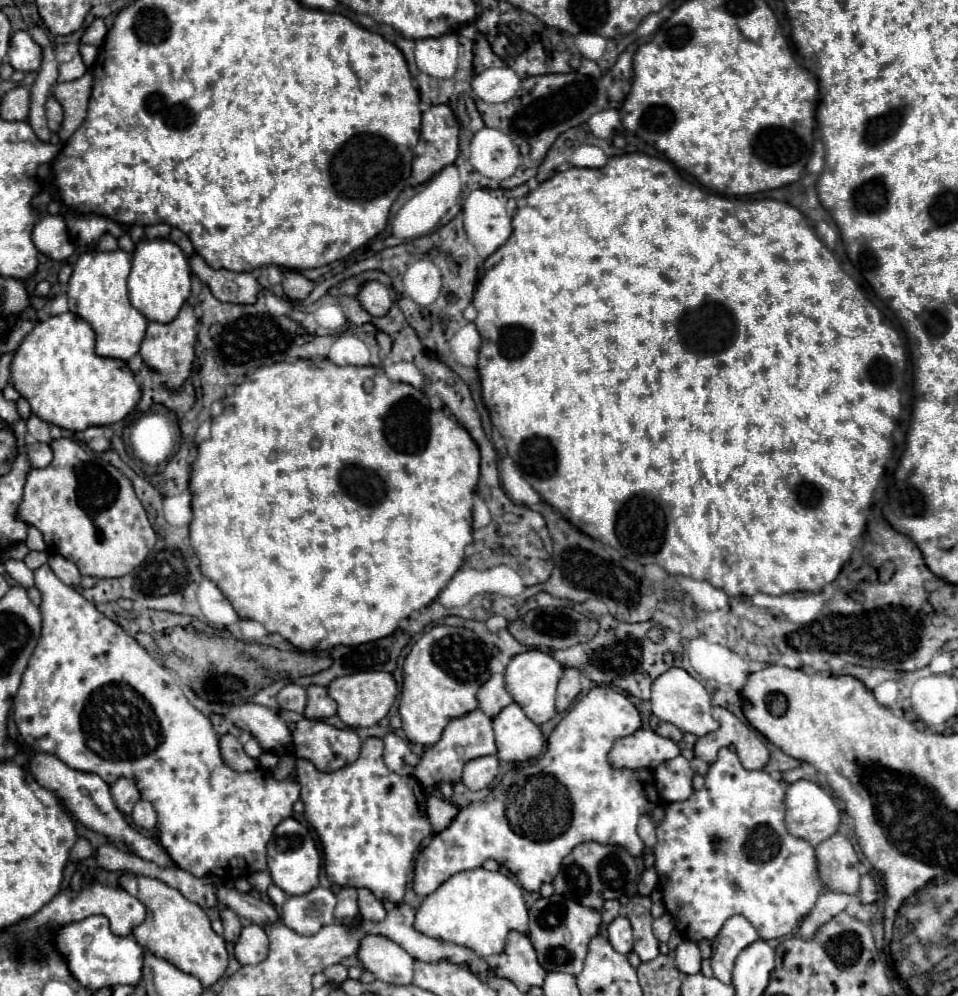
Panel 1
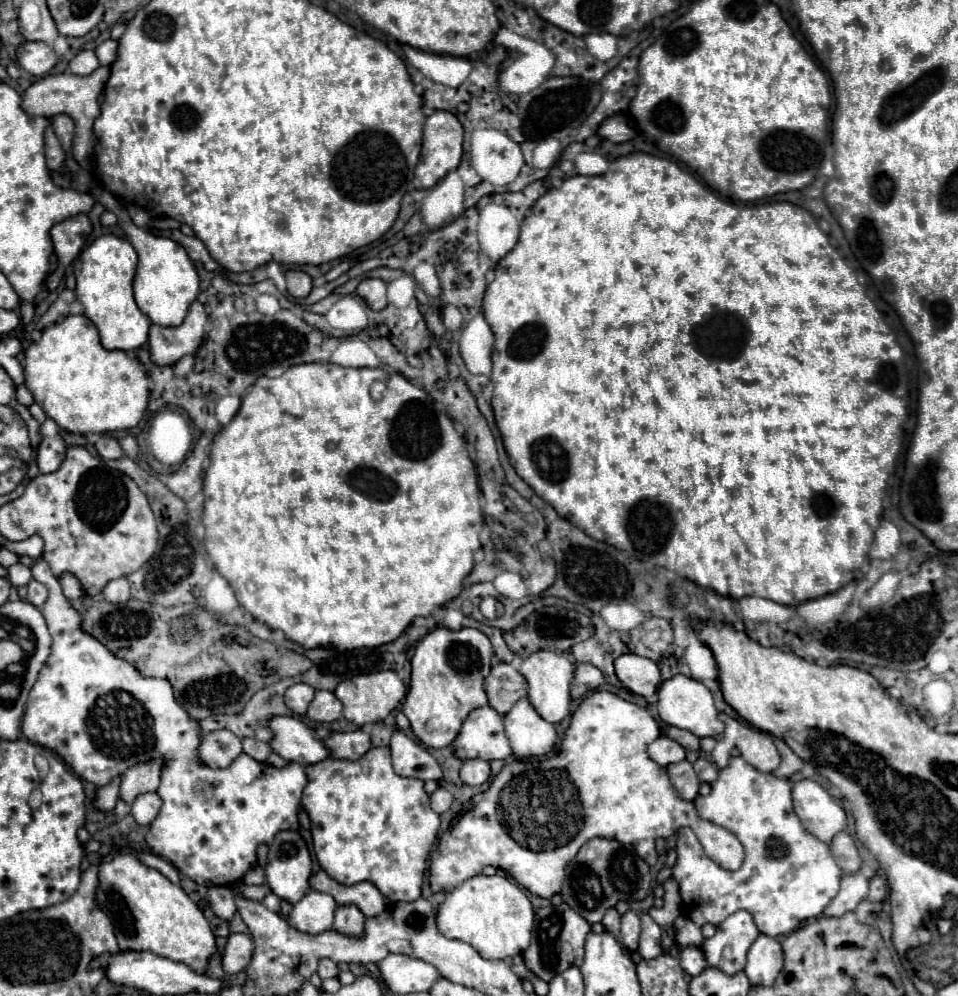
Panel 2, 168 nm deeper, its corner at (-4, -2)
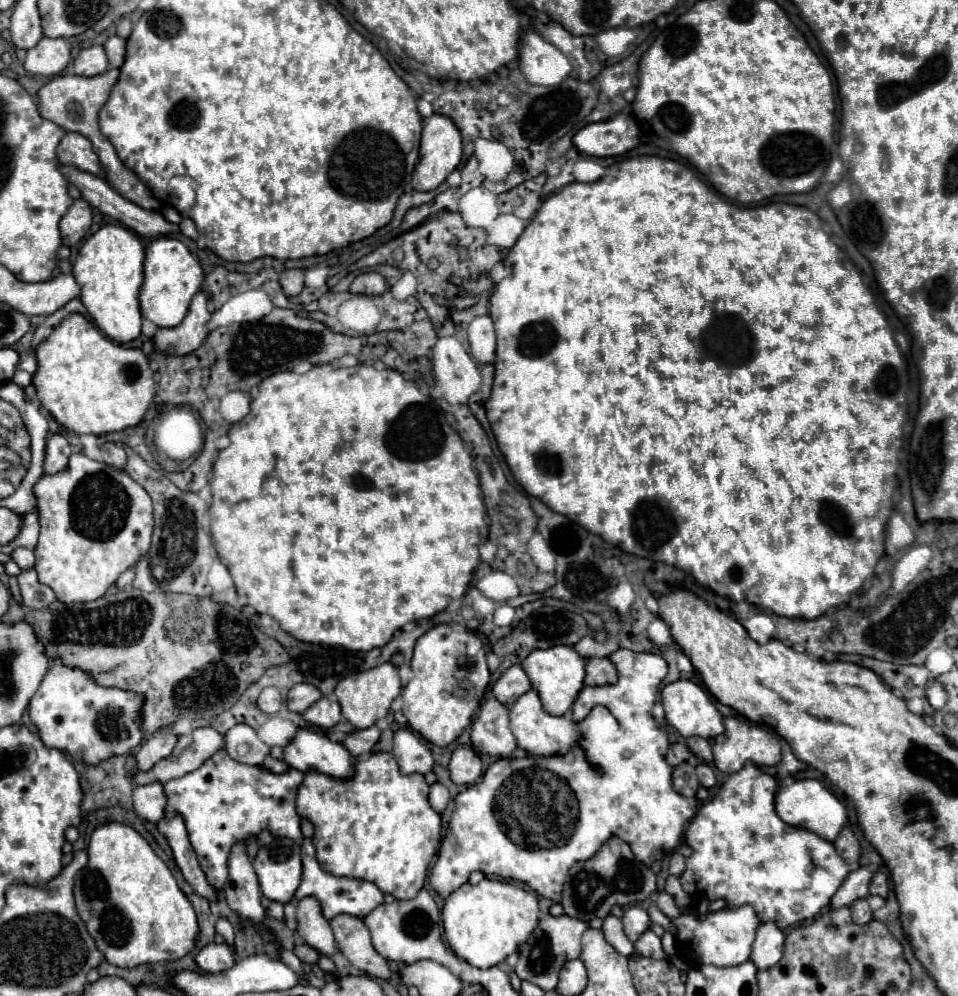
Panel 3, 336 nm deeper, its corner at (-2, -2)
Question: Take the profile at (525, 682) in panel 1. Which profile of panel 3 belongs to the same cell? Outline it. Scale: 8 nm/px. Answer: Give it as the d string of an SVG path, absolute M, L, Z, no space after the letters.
M557 645L549 649L535 649L529 653L529 657L523 661L523 671L529 675L533 689L537 691L543 709L549 715L561 717L571 709L575 697L583 689L583 677L585 677L585 659L577 655L573 647Z

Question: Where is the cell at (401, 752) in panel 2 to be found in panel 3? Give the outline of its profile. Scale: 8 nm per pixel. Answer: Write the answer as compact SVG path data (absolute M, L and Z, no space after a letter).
M407 729L395 731L393 737L393 755L399 763L401 773L429 773L435 765L431 751Z

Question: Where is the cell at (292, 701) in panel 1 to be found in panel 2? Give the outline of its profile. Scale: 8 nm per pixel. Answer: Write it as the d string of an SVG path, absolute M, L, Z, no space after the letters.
M299 683L299 685L293 685L287 689L285 693L285 703L287 707L297 713L297 715L303 715L309 707L309 703L313 701L315 697L315 689L311 685L305 685L305 683Z

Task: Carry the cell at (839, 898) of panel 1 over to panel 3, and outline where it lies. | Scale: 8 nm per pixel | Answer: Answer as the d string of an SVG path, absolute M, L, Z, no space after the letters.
M857 867L857 869L849 871L843 885L839 887L839 891L831 899L831 909L849 907L853 901L869 897L869 881L871 881L871 877L873 877L873 873L867 867Z

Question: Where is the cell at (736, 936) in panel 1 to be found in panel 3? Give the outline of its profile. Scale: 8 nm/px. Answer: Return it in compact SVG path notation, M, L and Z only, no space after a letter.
M743 905L733 911L721 909L715 913L707 913L705 919L697 919L695 915L681 915L673 921L679 929L679 949L683 949L683 953L695 963L707 963L717 967L735 967L745 963L751 955L755 931L761 925L753 907L749 905Z

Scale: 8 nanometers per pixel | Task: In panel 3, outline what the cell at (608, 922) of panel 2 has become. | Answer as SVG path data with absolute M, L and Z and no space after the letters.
M607 915L605 921L603 921L603 927L601 927L603 935L605 935L605 941L609 945L613 945L621 955L625 957L631 957L633 955L633 943L625 937L623 933L623 923L619 917L613 917L613 915Z

